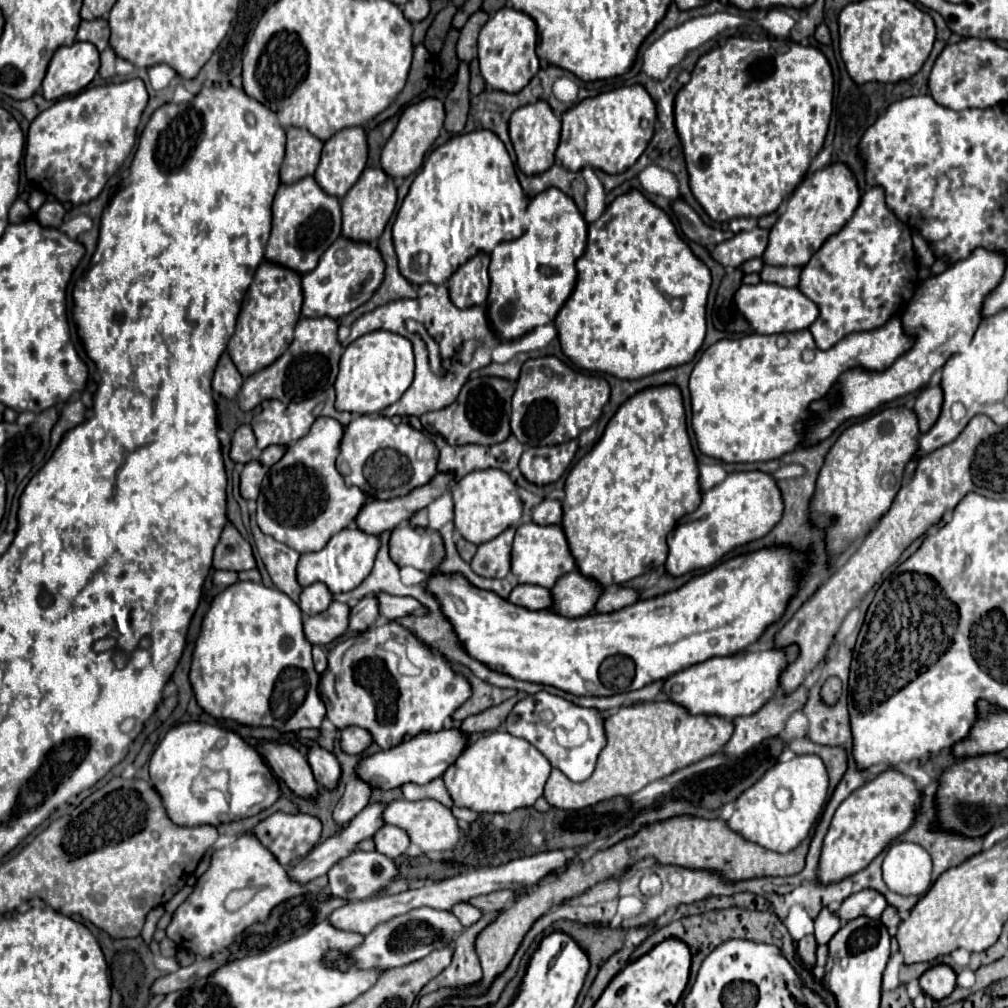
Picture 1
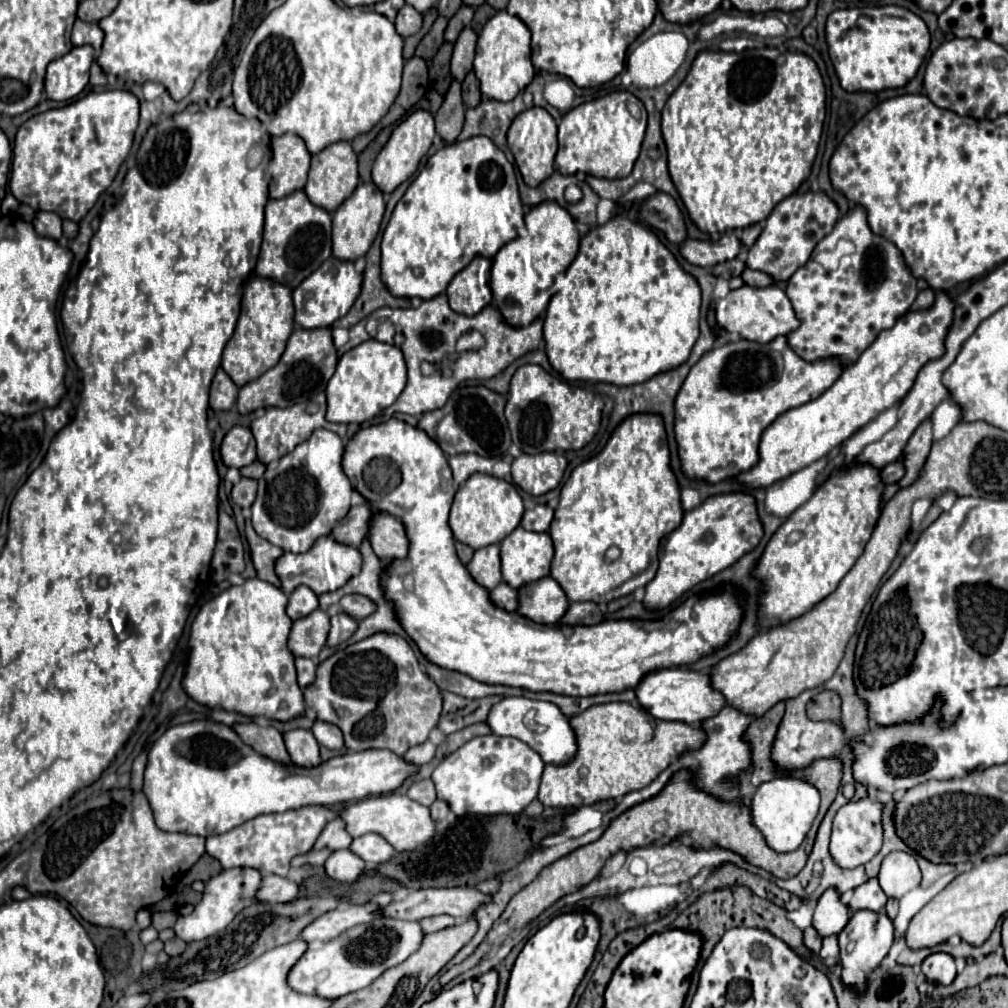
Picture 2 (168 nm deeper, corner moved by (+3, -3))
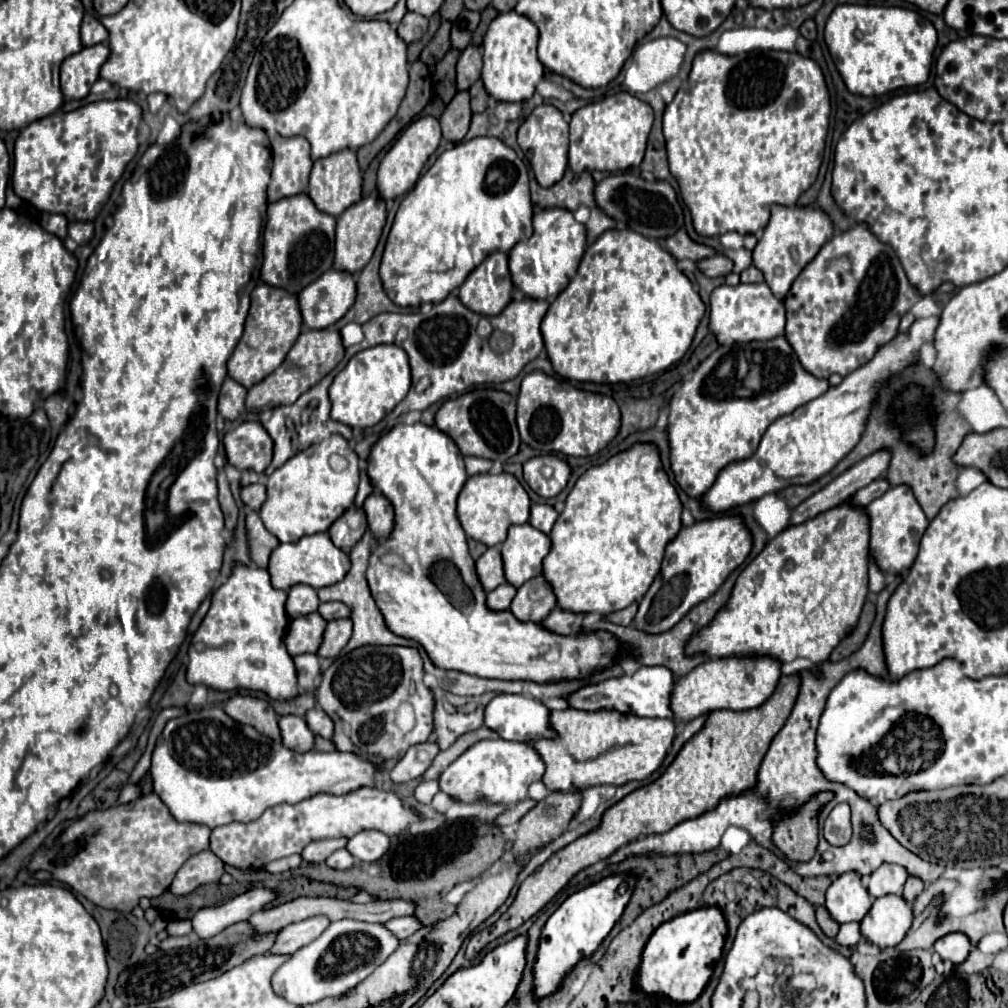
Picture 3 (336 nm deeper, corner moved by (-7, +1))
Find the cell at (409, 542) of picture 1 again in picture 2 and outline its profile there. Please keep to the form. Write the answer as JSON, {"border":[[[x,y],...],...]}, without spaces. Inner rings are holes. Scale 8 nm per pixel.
{"border":[[[374,513],[370,517],[370,545],[380,561],[390,563],[394,559],[402,559],[408,553],[408,539],[404,533],[404,525],[388,513]]]}

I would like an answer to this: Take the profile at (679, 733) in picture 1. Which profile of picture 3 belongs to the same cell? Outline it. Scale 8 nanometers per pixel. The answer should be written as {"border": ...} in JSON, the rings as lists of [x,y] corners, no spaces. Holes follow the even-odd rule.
{"border":[[[566,709],[566,711],[552,711],[552,727],[560,733],[560,741],[536,741],[532,743],[534,749],[546,763],[544,785],[548,791],[584,791],[598,785],[626,785],[628,781],[642,781],[648,779],[656,769],[662,767],[668,749],[676,739],[676,721],[674,719],[646,719],[636,717],[630,713],[620,713],[614,709],[598,709],[598,711],[580,711],[580,709]]]}

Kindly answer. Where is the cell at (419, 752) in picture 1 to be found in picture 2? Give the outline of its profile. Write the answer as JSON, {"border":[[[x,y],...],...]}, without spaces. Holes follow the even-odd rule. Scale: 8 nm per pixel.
{"border":[[[198,719],[166,729],[152,745],[142,791],[162,831],[208,837],[226,833],[262,813],[282,813],[304,805],[340,805],[366,795],[392,793],[416,771],[418,767],[388,749],[336,755],[310,769],[284,765],[250,749],[232,727]]]}

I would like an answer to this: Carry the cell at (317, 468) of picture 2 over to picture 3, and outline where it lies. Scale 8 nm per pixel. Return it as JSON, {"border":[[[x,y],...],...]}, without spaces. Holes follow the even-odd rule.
{"border":[[[330,435],[322,443],[314,443],[304,451],[298,451],[282,467],[278,467],[268,479],[268,497],[262,505],[264,527],[280,539],[280,543],[296,543],[306,535],[322,533],[354,503],[360,475],[360,459],[350,443],[342,435]],[[340,455],[348,461],[348,467],[334,471],[330,457]]]}

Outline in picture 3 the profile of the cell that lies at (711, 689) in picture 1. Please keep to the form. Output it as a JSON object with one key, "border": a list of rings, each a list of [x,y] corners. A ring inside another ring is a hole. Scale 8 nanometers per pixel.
{"border":[[[640,667],[634,675],[622,675],[618,679],[608,679],[598,685],[586,685],[568,697],[570,707],[596,711],[596,709],[616,709],[620,713],[636,713],[638,717],[674,717],[670,707],[672,691],[676,685],[676,677],[666,667]]]}

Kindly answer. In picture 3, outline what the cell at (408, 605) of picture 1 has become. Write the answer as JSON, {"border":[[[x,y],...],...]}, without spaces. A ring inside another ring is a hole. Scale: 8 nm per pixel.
{"border":[[[330,601],[330,603],[322,603],[318,613],[326,619],[326,621],[332,621],[332,619],[340,619],[340,617],[350,617],[352,615],[352,609],[346,605],[346,603],[340,603],[340,601]]]}

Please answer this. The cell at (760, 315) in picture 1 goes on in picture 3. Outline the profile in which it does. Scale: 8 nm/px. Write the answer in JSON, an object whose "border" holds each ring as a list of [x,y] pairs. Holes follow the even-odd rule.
{"border":[[[740,283],[736,287],[720,285],[710,297],[710,331],[716,335],[720,345],[768,341],[784,335],[786,327],[786,305],[778,299],[766,283]]]}

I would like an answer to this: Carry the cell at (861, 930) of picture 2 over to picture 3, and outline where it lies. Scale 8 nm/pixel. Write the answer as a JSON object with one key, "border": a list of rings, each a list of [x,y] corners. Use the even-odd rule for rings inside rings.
{"border":[[[888,895],[874,901],[872,909],[860,921],[862,937],[880,951],[896,947],[912,925],[912,909],[900,895]]]}

